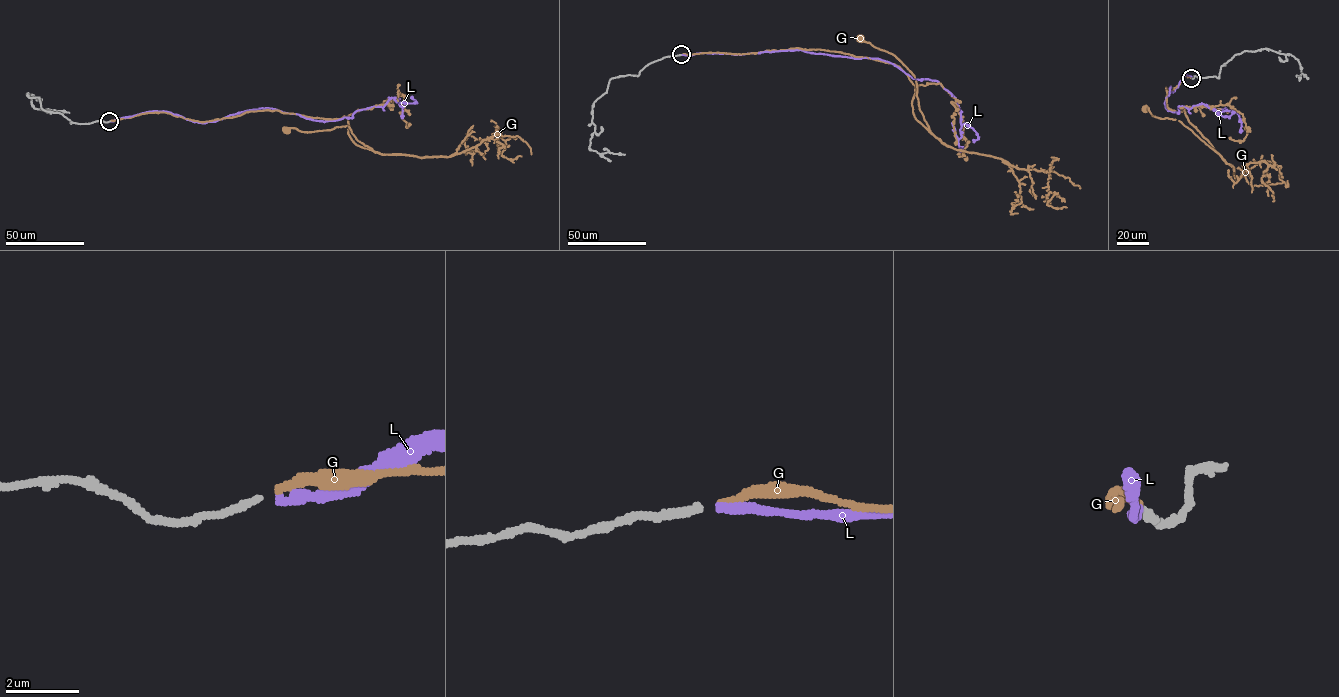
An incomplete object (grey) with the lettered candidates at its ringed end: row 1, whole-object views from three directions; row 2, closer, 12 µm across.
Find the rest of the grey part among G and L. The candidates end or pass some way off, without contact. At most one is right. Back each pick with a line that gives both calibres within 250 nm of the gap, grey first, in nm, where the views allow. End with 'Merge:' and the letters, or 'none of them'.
G: 200/200 nm
Merge: G

